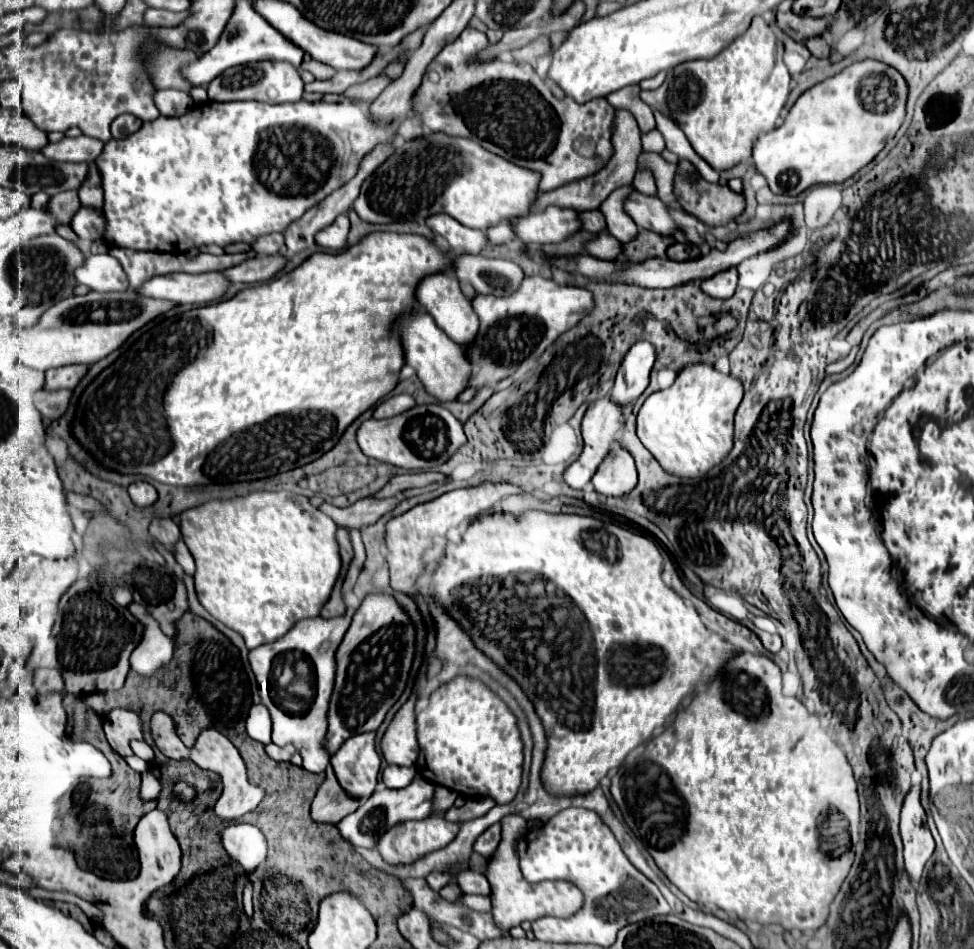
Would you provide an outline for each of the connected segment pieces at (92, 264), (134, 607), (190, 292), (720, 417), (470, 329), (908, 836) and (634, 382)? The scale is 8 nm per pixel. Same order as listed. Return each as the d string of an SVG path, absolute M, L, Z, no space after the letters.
M88 254L84 266L74 270L78 284L86 284L96 292L122 292L128 290L128 276L120 262L110 254Z
M132 600L126 608L144 626L144 638L134 648L134 652L130 656L130 666L138 674L150 678L158 668L162 668L170 662L174 642L160 630L158 622L148 614L148 610L144 610L144 604L138 604Z
M222 272L166 274L150 278L138 292L150 298L164 298L178 304L212 304L230 288Z
M690 364L678 372L670 388L648 396L638 412L638 438L668 474L700 478L732 450L734 414L740 402L740 380L716 372L710 364Z
M432 274L432 276L426 276L420 284L418 284L418 290L416 290L416 298L418 298L418 304L426 308L426 312L434 318L436 326L440 326L448 338L452 338L454 342L458 342L458 346L468 346L468 342L474 342L476 340L476 334L478 334L478 316L476 312L472 310L472 304L470 300L460 292L460 286L458 286L458 280L456 276L450 276L450 274Z
M914 782L904 798L900 814L900 836L904 842L904 860L910 878L920 880L926 860L934 852L934 838L926 824L926 812L920 804L920 784Z
M636 342L628 350L616 374L616 384L610 392L612 402L616 402L618 406L628 406L630 402L634 402L650 384L650 370L654 360L654 346L648 342Z

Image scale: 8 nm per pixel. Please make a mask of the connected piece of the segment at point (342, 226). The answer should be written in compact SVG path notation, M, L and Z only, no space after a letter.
M340 214L340 218L336 218L336 222L332 222L324 230L320 230L320 234L316 234L316 242L328 250L342 250L346 246L348 232L350 232L348 216Z

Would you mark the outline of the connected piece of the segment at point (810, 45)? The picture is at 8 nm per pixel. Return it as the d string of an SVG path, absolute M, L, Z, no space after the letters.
M820 36L820 38L808 38L808 42L804 42L804 46L816 58L824 58L826 60L828 54L830 54L830 46L828 46L828 42L826 42L824 36Z

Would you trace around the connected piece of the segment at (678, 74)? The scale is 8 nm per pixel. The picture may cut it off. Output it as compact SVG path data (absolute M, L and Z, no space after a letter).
M756 16L750 28L712 60L690 60L674 66L674 74L670 70L658 90L640 92L640 98L652 110L660 110L664 116L670 116L682 128L696 154L704 158L714 170L730 170L752 156L752 146L762 132L768 132L776 126L780 110L790 94L790 74L782 60L782 54L782 42L774 36L764 18Z

